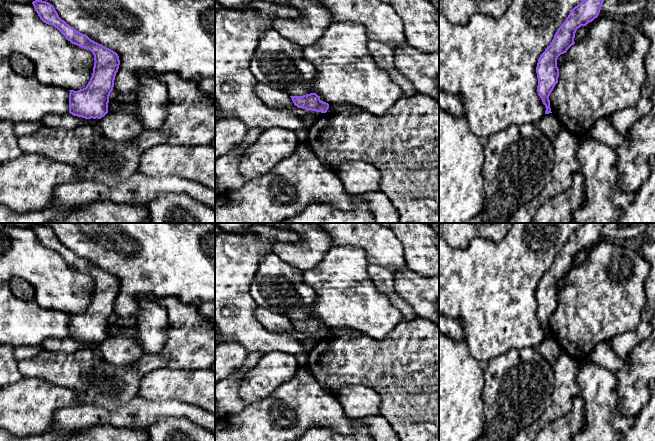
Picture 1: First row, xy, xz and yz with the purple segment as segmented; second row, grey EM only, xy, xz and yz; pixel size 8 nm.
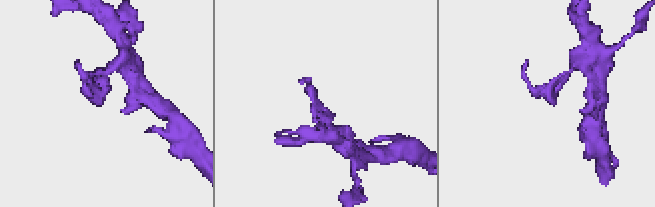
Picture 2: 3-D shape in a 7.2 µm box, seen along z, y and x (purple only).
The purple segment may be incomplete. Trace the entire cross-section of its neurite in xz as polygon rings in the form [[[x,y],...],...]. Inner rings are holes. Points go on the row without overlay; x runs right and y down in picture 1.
[[[310,317],[303,320],[290,320],[294,329],[298,332],[326,337],[329,328],[320,324],[316,317]]]

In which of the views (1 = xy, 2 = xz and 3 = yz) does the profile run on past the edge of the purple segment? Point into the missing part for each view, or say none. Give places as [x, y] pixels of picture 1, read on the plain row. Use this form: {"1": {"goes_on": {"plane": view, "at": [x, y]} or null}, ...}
{"1": {"goes_on": null}, "2": {"goes_on": null}, "3": {"goes_on": null}}

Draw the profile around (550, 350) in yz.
[[[552,337],[545,338],[537,347],[542,356],[552,365],[562,353],[560,346]]]

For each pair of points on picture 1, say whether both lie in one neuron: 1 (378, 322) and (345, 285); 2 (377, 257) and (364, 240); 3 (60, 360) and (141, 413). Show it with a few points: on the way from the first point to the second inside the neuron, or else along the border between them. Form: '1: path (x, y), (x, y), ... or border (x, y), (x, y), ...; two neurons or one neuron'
1: path (369, 313), (350, 294); one neuron
2: path (377, 253), (368, 244); one neuron
3: border (138, 394), (118, 407), (104, 408); two neurons

